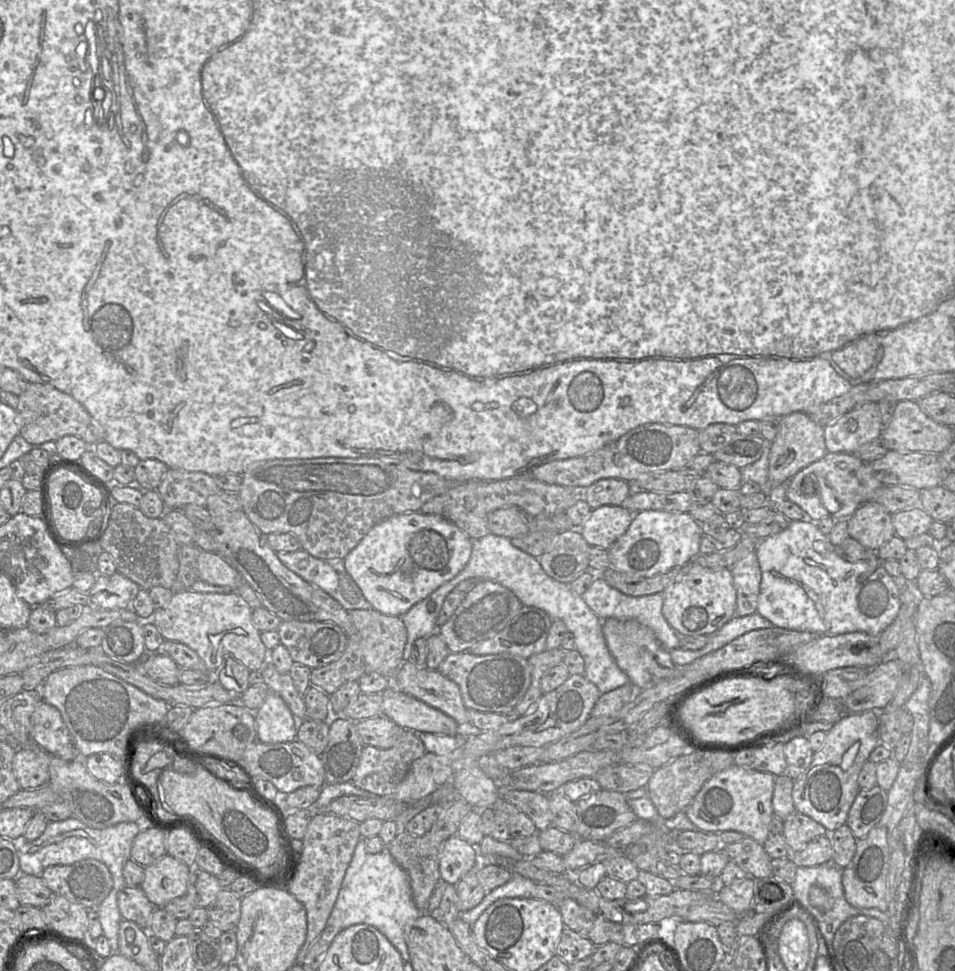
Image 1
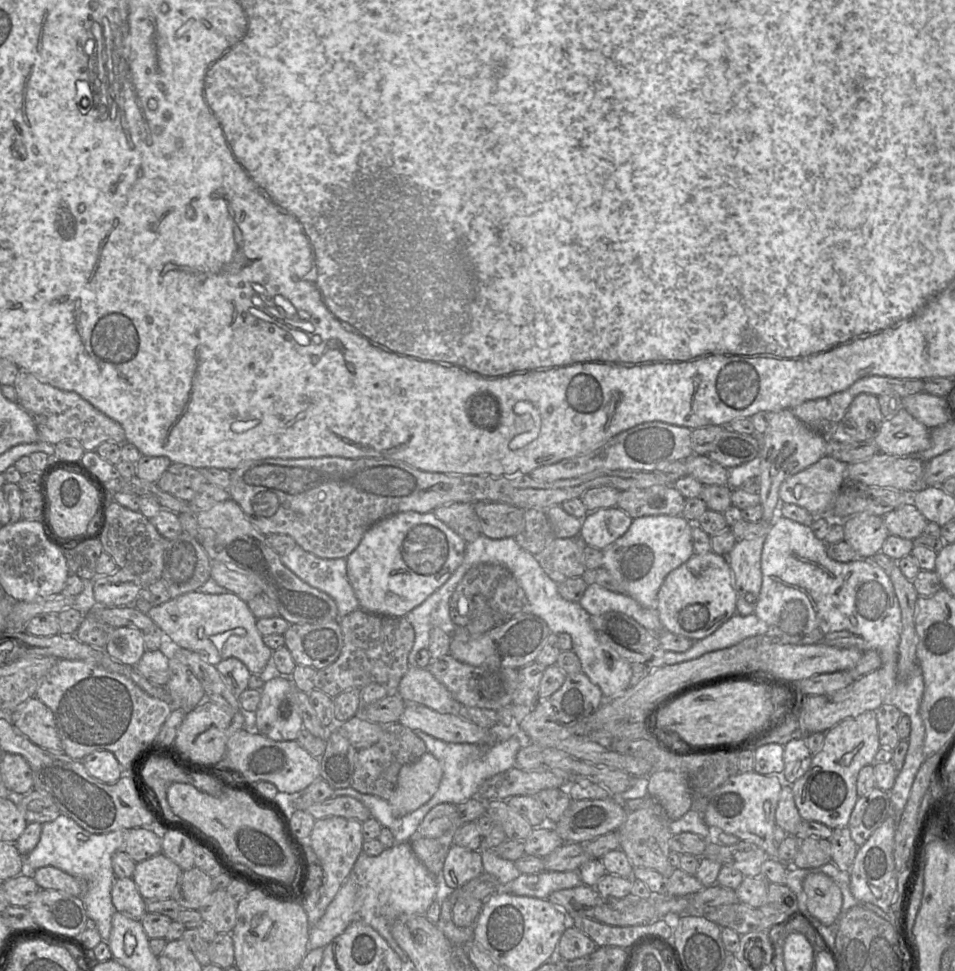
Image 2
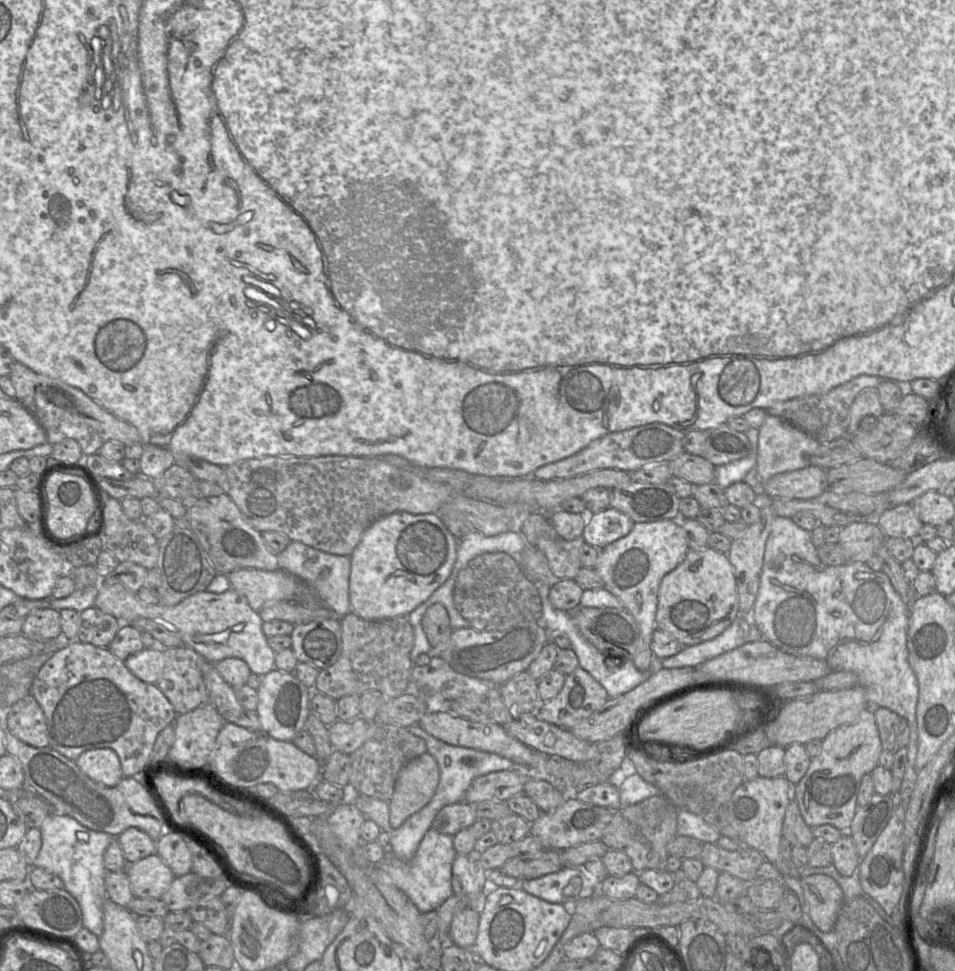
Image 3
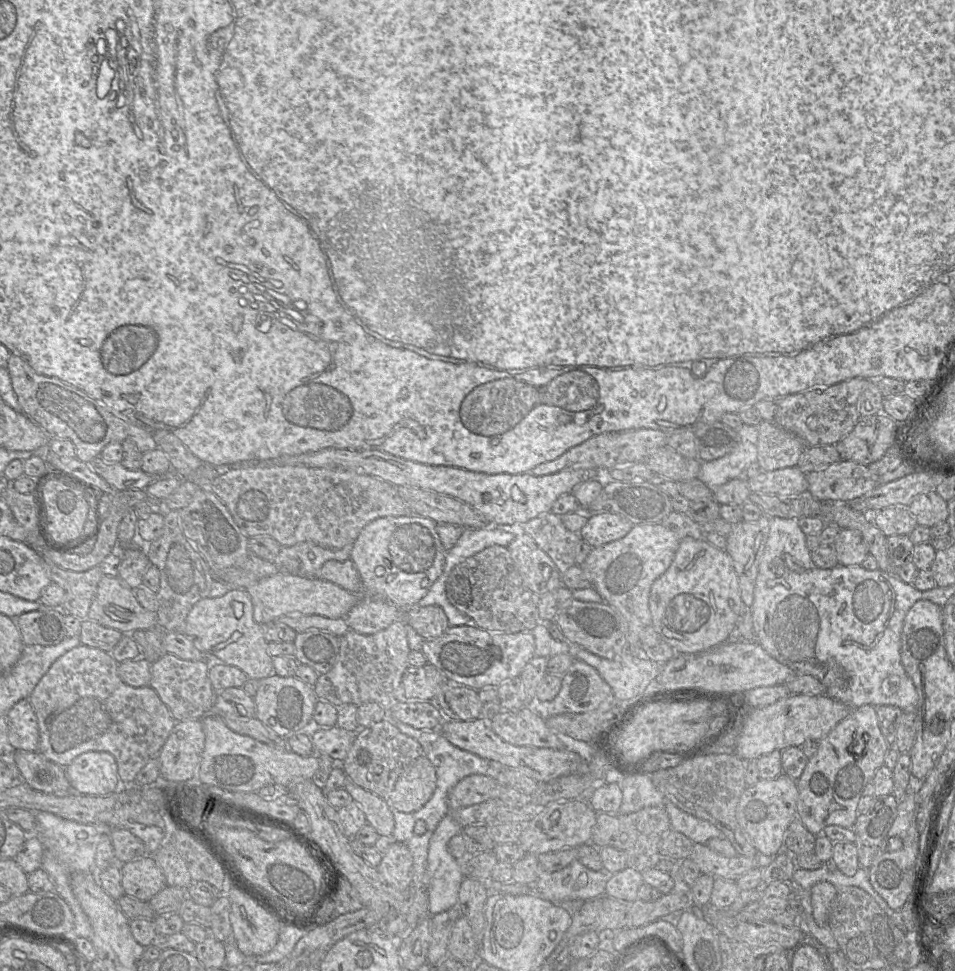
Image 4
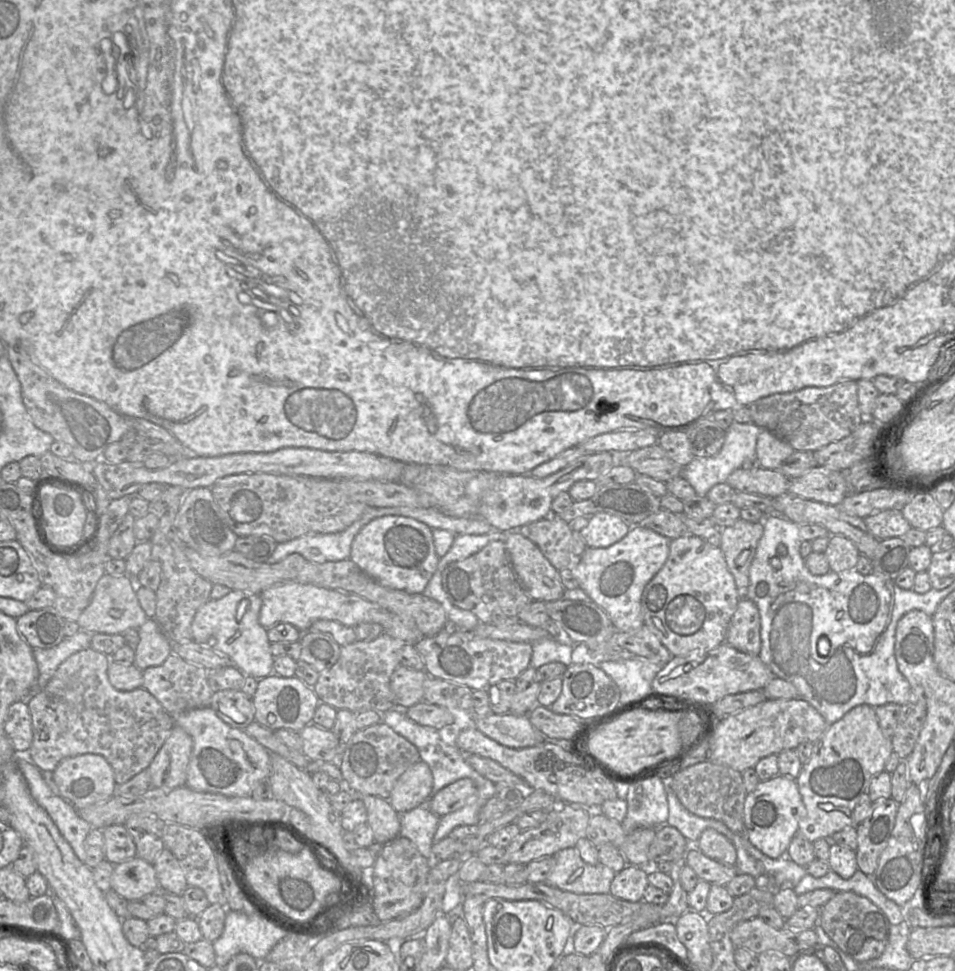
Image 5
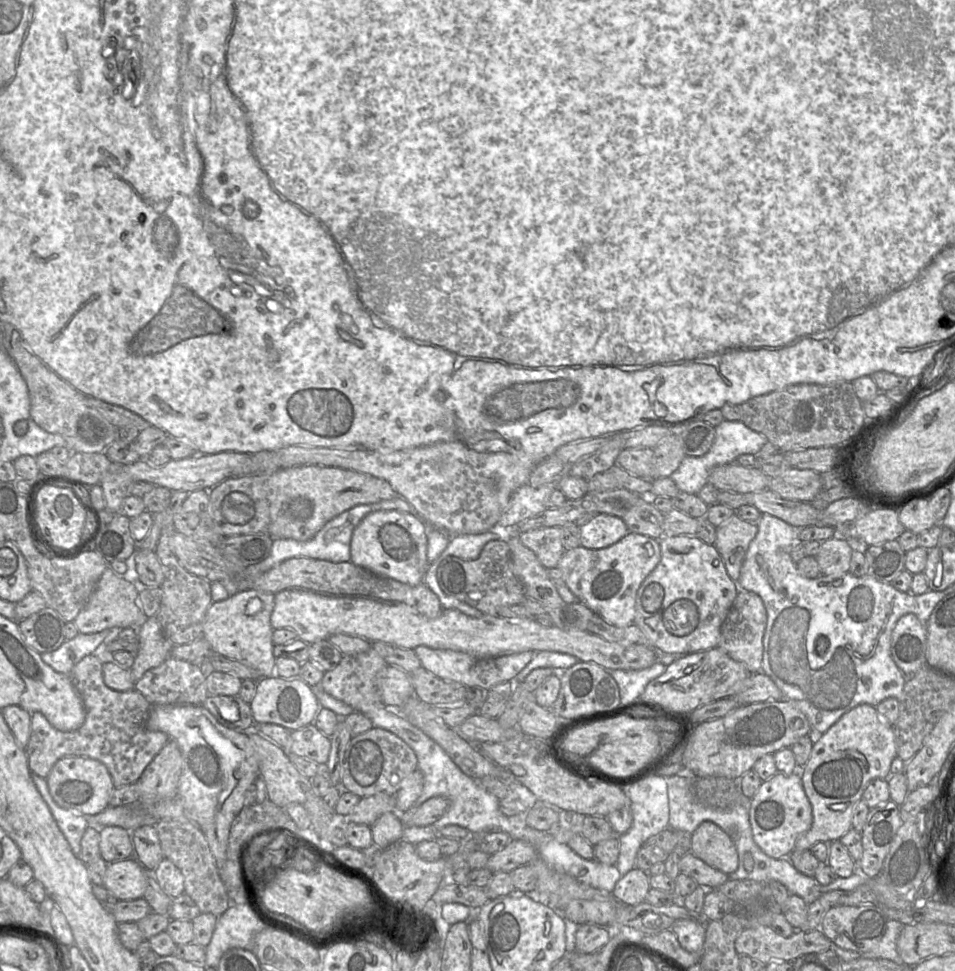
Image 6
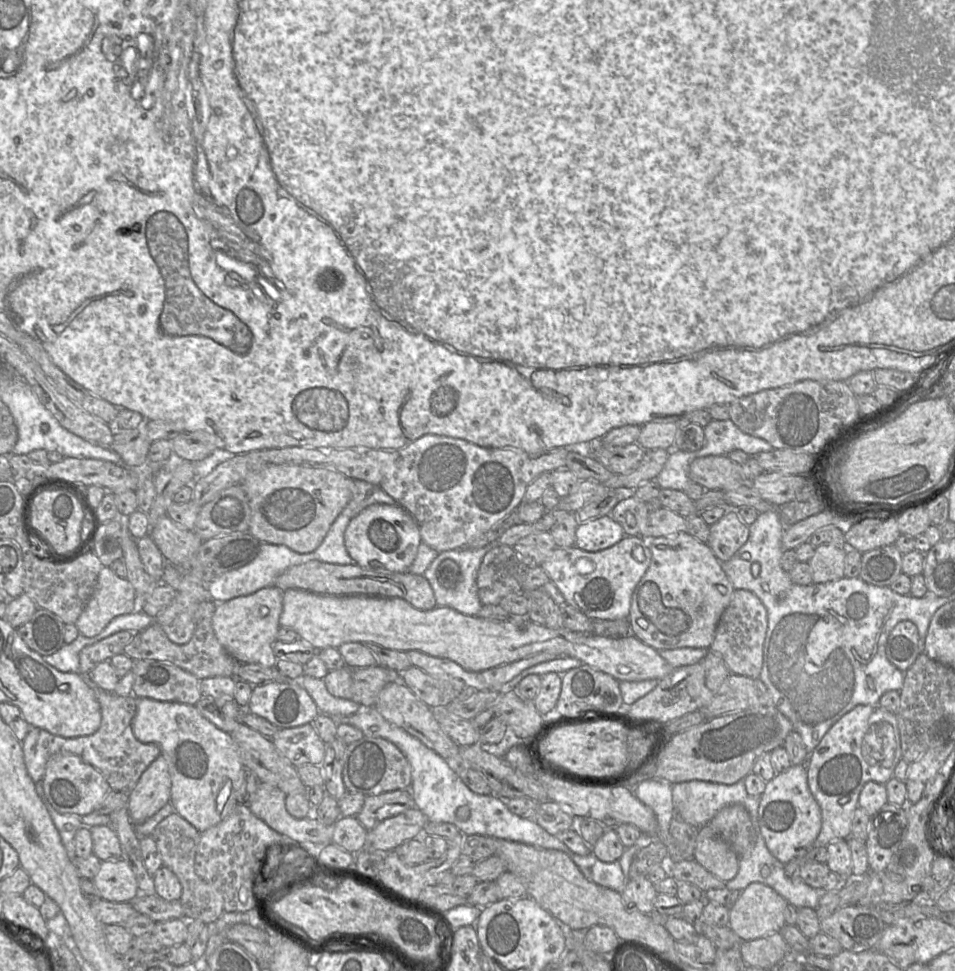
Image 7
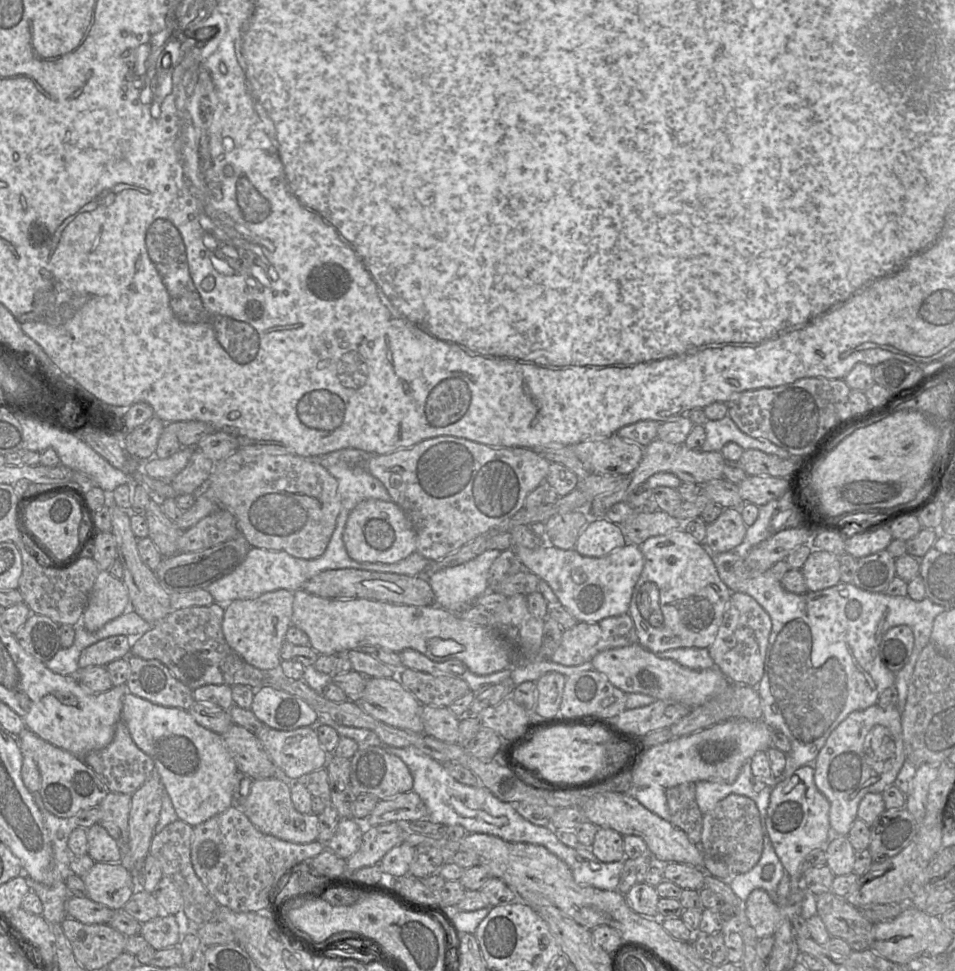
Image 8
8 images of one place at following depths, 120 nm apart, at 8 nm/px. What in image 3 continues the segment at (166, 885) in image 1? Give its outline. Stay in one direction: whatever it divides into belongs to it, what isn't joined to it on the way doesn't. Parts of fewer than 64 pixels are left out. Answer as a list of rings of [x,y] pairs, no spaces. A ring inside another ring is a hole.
[[[153,853],[126,868],[135,897],[161,899],[173,882],[175,875],[166,862]]]

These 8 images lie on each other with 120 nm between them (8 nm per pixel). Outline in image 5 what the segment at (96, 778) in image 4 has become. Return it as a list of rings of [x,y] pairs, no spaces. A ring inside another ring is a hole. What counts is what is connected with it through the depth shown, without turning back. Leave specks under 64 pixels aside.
[[[82,754],[63,759],[53,772],[42,772],[51,789],[70,802],[76,809],[104,802],[114,795],[116,781],[114,770],[100,754]]]

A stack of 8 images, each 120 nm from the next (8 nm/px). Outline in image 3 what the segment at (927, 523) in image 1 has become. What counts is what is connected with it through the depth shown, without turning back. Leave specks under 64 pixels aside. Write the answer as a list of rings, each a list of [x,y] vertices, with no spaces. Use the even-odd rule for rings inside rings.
[[[899,504],[882,512],[876,522],[886,537],[915,539],[923,525],[911,504]]]

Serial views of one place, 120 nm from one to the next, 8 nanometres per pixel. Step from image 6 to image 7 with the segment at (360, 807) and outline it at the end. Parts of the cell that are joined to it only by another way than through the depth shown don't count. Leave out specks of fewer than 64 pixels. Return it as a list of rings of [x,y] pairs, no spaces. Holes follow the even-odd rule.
[[[410,788],[394,790],[366,796],[363,807],[356,818],[369,831],[383,820],[413,807],[415,807],[415,802]]]

